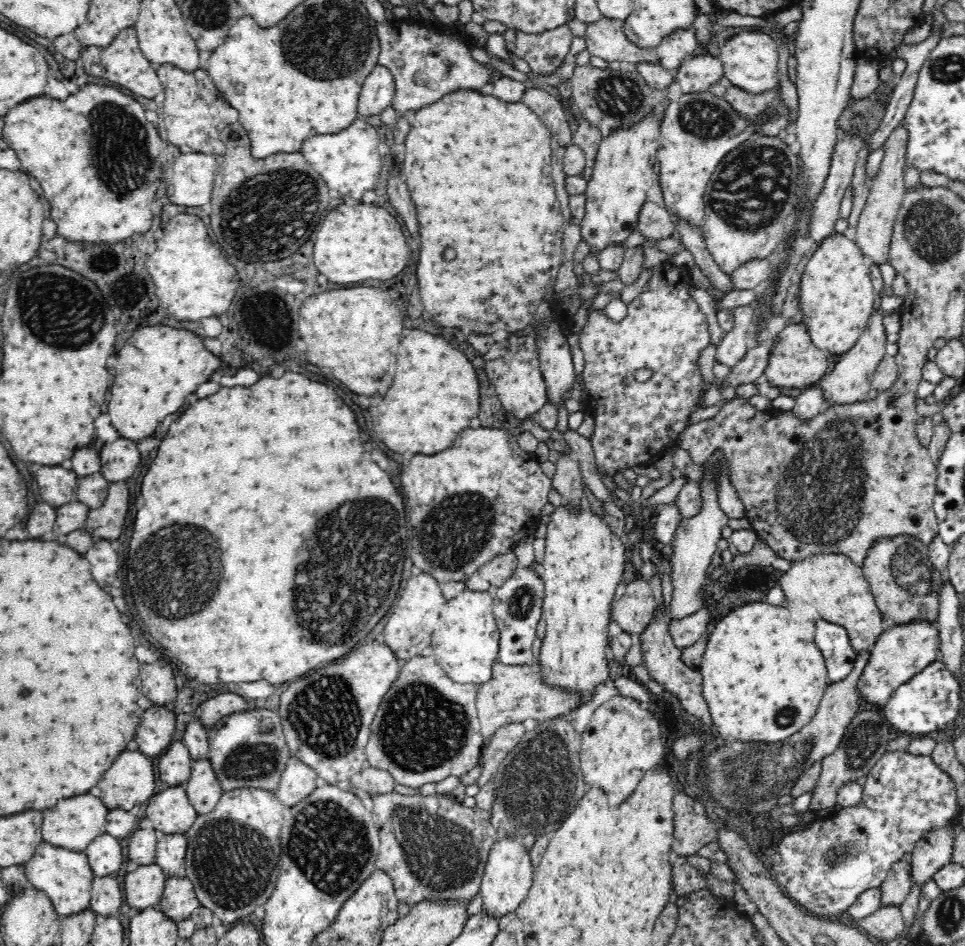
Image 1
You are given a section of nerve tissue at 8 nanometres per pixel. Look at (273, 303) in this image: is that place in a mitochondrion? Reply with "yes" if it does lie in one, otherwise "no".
no

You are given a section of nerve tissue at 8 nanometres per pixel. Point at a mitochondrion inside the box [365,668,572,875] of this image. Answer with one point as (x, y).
(421, 729)

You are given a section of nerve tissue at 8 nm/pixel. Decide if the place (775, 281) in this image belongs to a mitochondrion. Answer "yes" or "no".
no

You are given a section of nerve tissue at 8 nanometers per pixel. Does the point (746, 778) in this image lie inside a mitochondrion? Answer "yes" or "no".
yes

